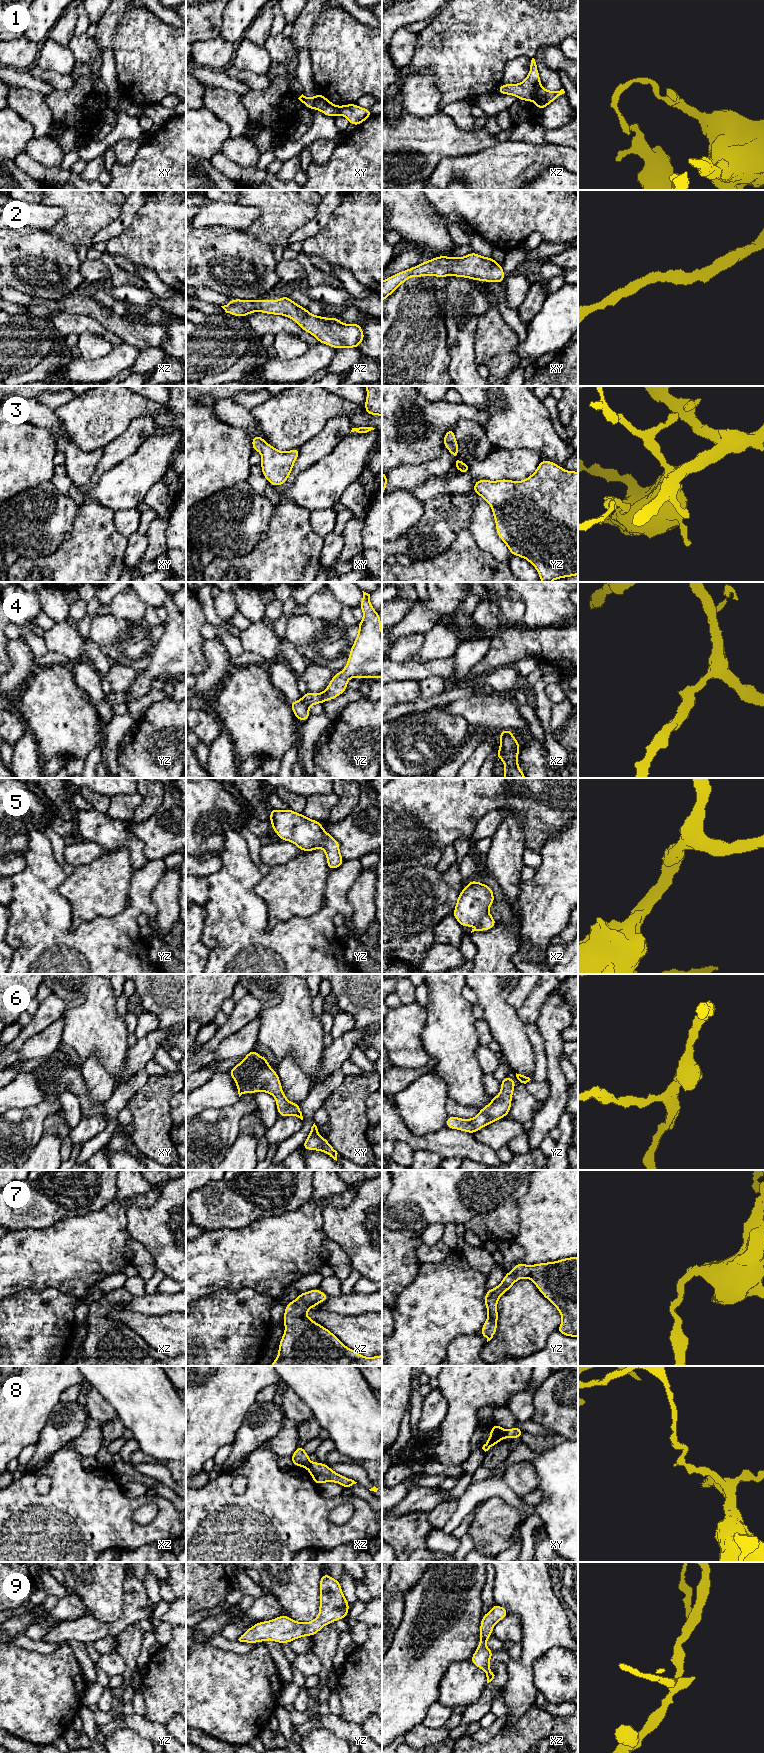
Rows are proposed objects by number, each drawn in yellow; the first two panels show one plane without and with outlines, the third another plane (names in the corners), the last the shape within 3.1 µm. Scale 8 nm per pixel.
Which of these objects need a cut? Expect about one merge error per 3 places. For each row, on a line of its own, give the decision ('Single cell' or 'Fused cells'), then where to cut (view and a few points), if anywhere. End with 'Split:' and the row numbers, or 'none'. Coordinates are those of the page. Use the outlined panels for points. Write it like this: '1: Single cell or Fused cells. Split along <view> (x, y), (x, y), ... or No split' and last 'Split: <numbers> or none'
1: Fused cells. Split along xz (540, 85), (534, 98)
2: Single cell. No split
3: Single cell. No split
4: Single cell. No split
5: Single cell. No split
6: Single cell. No split
7: Single cell. No split
8: Fused cells. Split along xz (311, 1463), (307, 1468)
9: Single cell. No split
Split: 1, 8

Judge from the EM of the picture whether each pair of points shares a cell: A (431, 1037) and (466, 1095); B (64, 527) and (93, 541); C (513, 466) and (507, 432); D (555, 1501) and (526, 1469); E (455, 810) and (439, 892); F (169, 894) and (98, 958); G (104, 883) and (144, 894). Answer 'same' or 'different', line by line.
A: same
B: different
C: different
D: different
E: different
F: different
G: different

